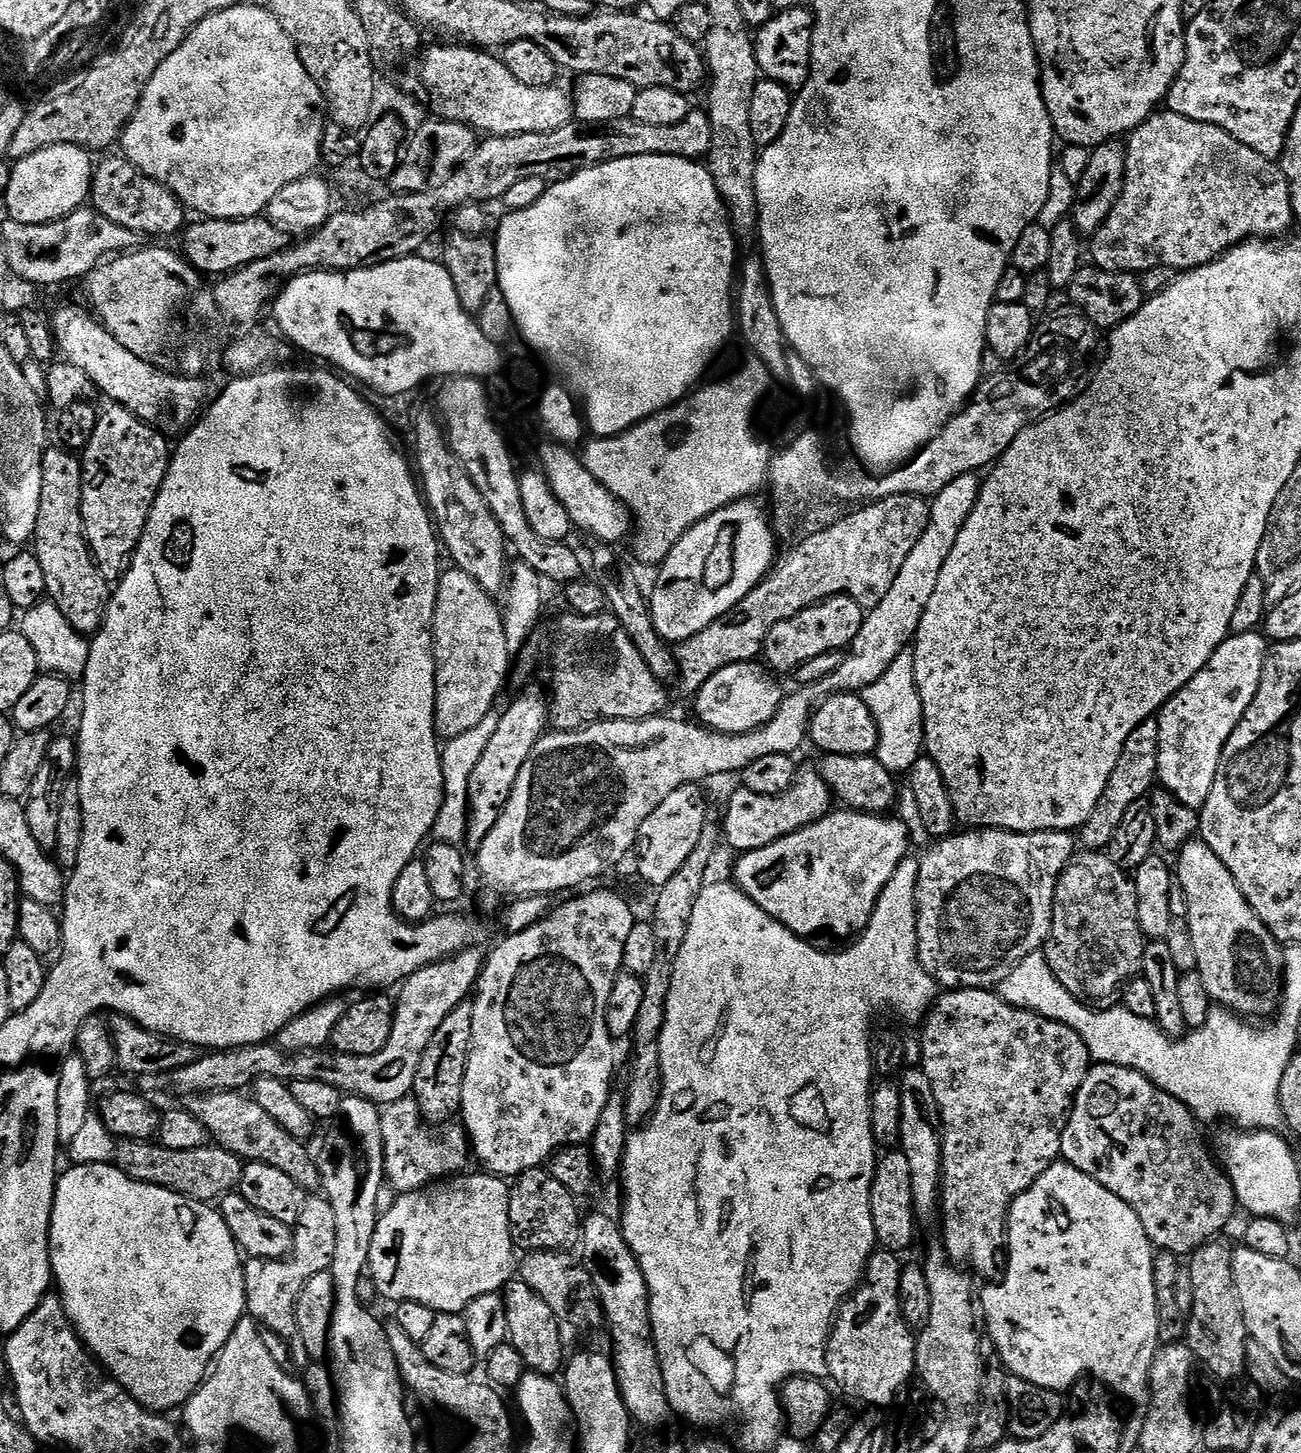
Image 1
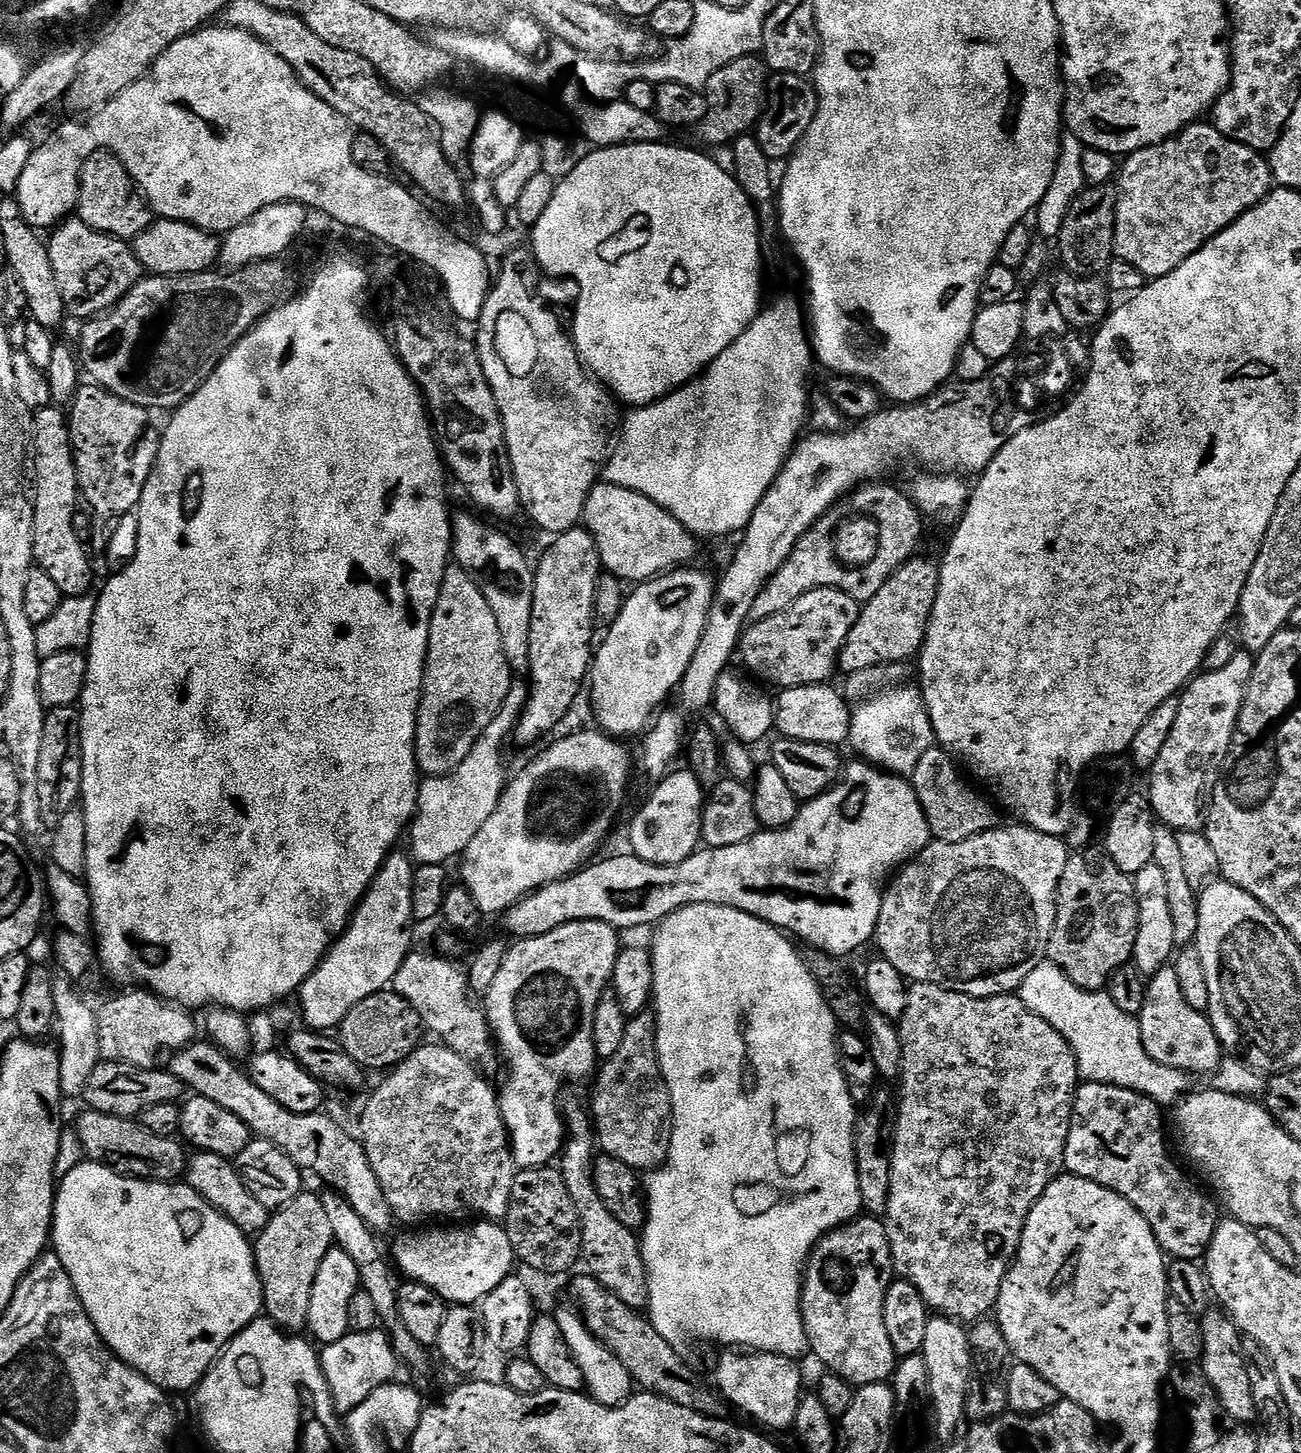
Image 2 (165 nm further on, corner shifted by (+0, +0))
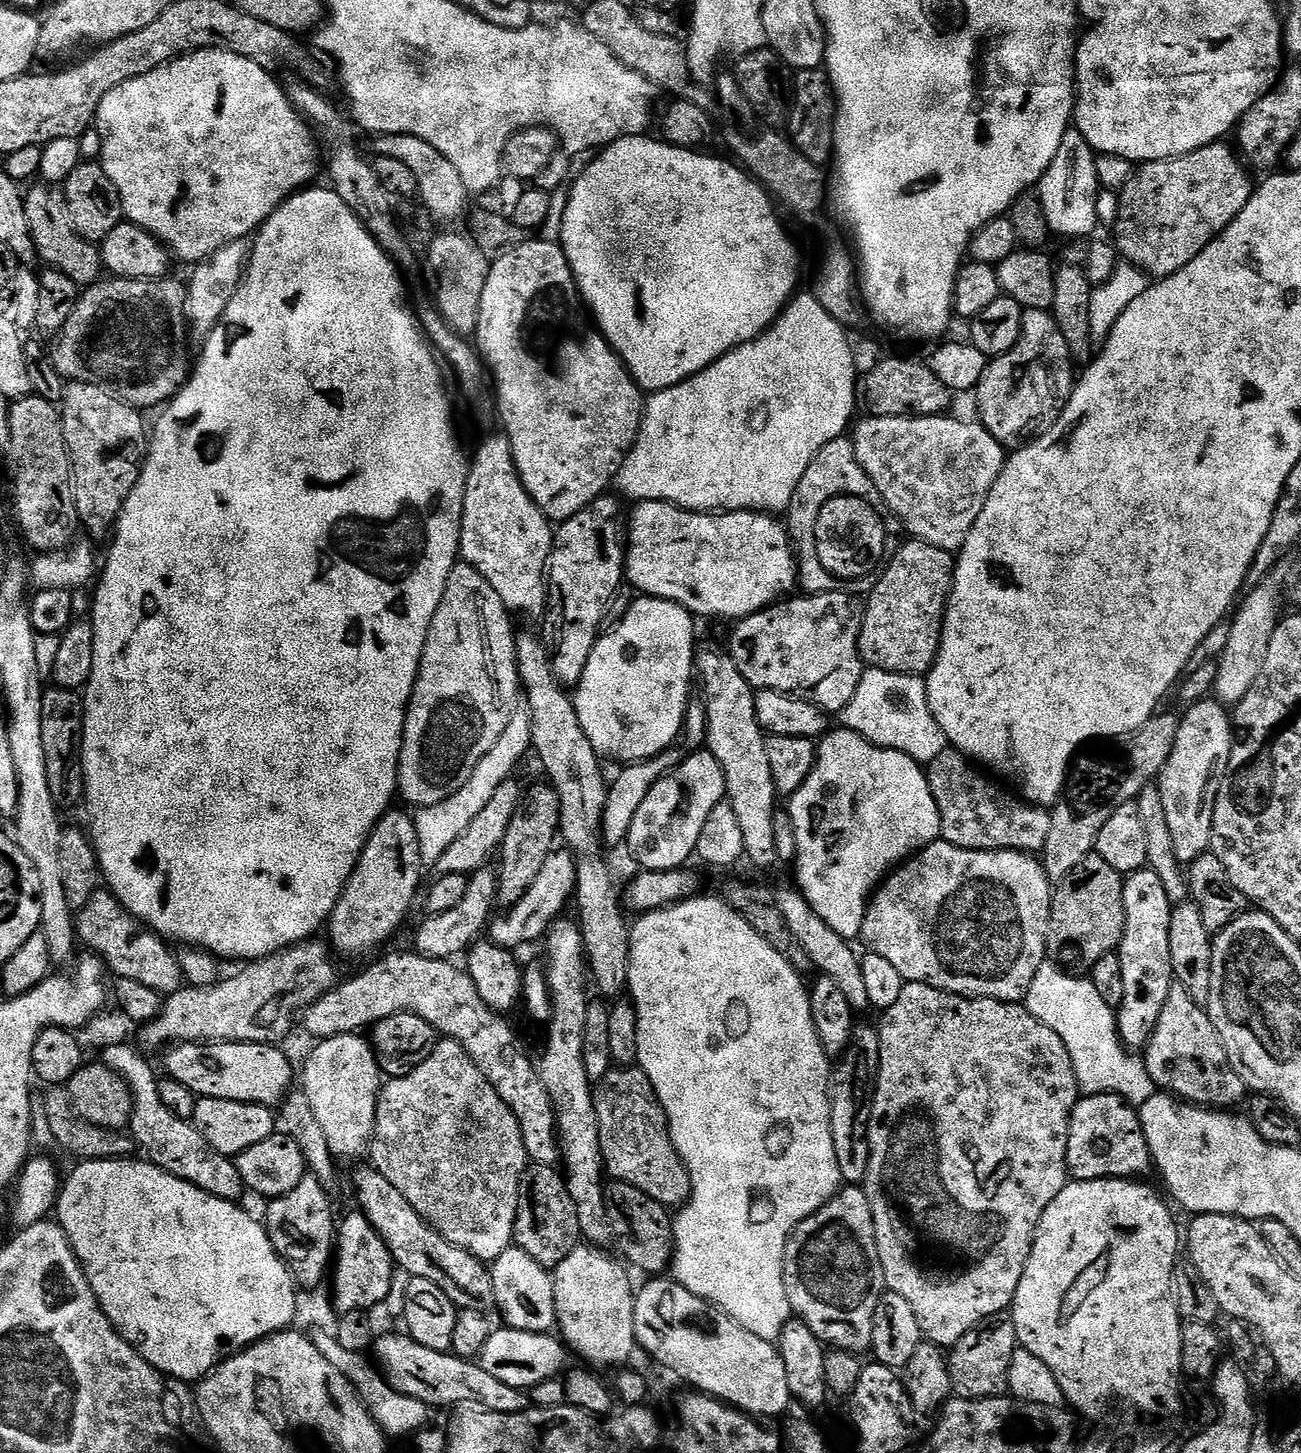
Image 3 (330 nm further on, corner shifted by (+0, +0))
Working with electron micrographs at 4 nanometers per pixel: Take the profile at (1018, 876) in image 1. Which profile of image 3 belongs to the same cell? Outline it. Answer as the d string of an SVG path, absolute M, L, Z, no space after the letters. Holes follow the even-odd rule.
M943 838L928 848L917 852L915 856L899 865L877 887L873 897L868 902L866 918L862 922L859 939L864 940L868 952L873 952L895 967L905 982L910 984L925 984L934 986L943 992L953 992L956 996L979 998L982 1000L1004 1000L1008 1004L1023 1001L1028 994L1028 987L1034 982L1040 967L1046 963L1048 955L1048 927L1052 913L1052 893L1054 885L1049 882L1043 863L1035 855L1027 852L979 852L966 850L953 844L948 844Z

